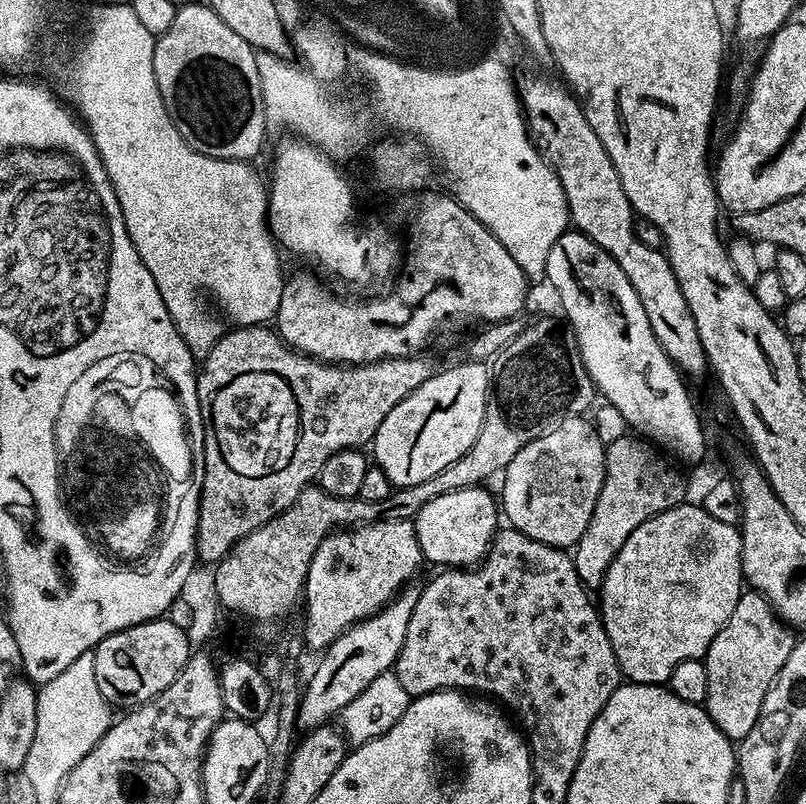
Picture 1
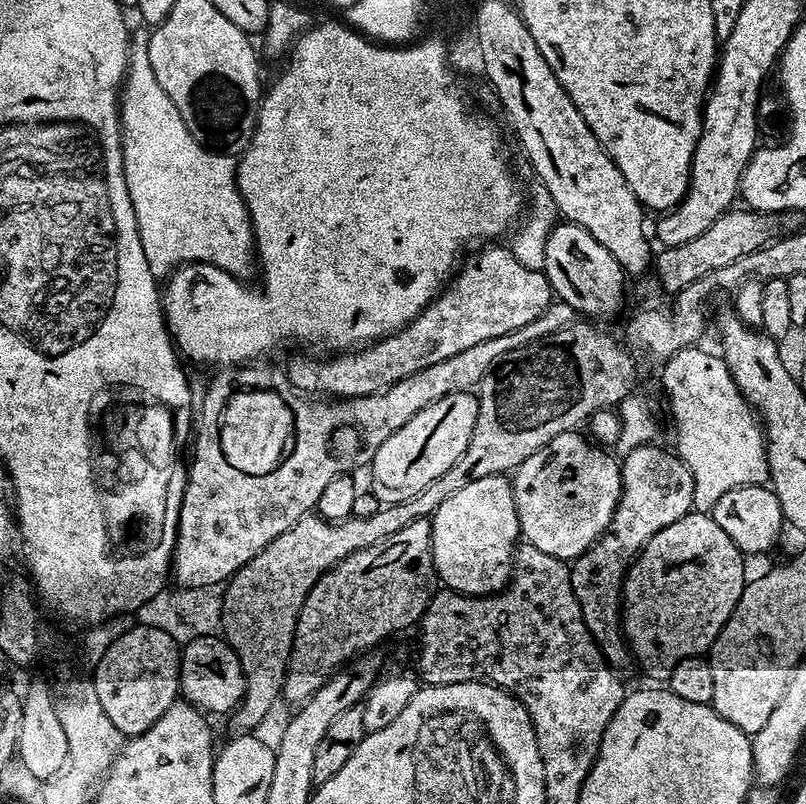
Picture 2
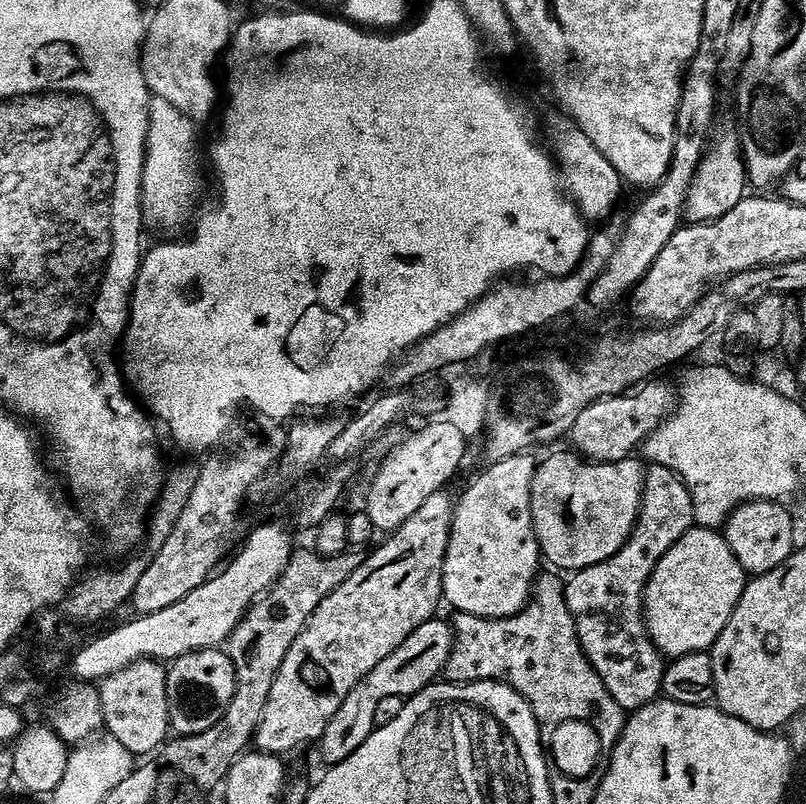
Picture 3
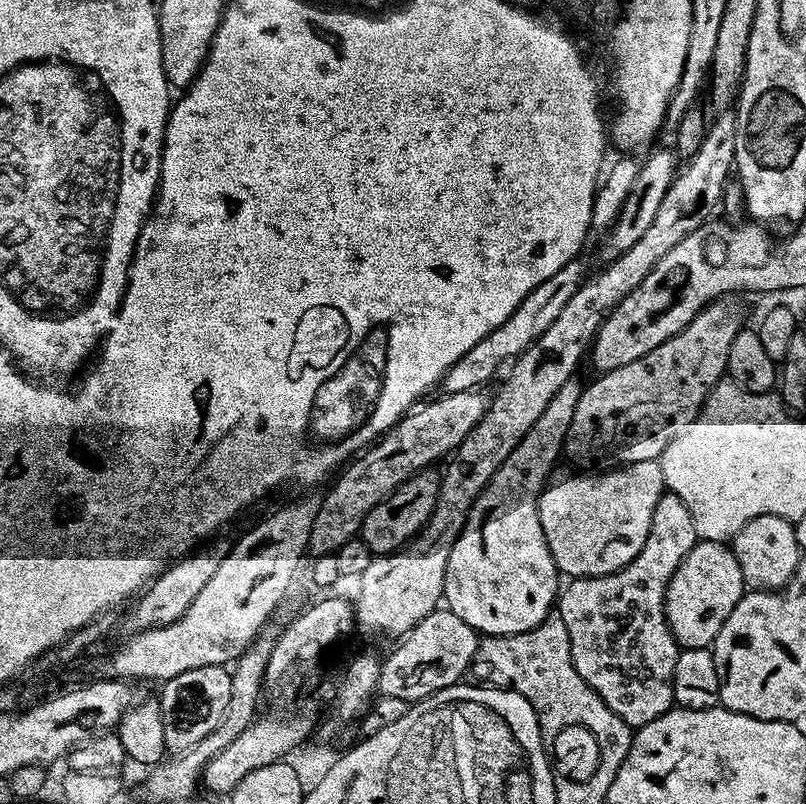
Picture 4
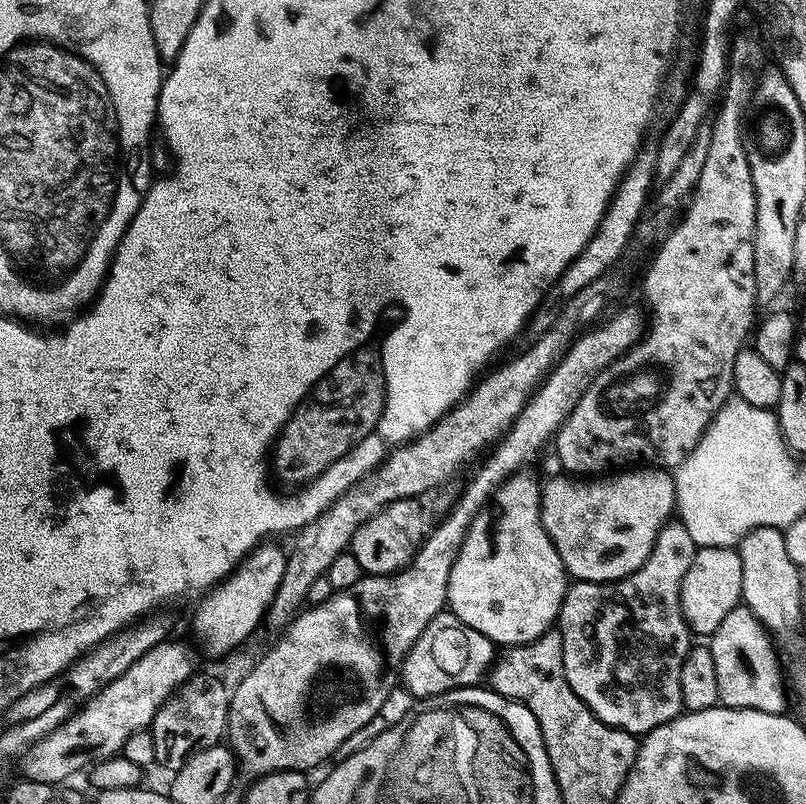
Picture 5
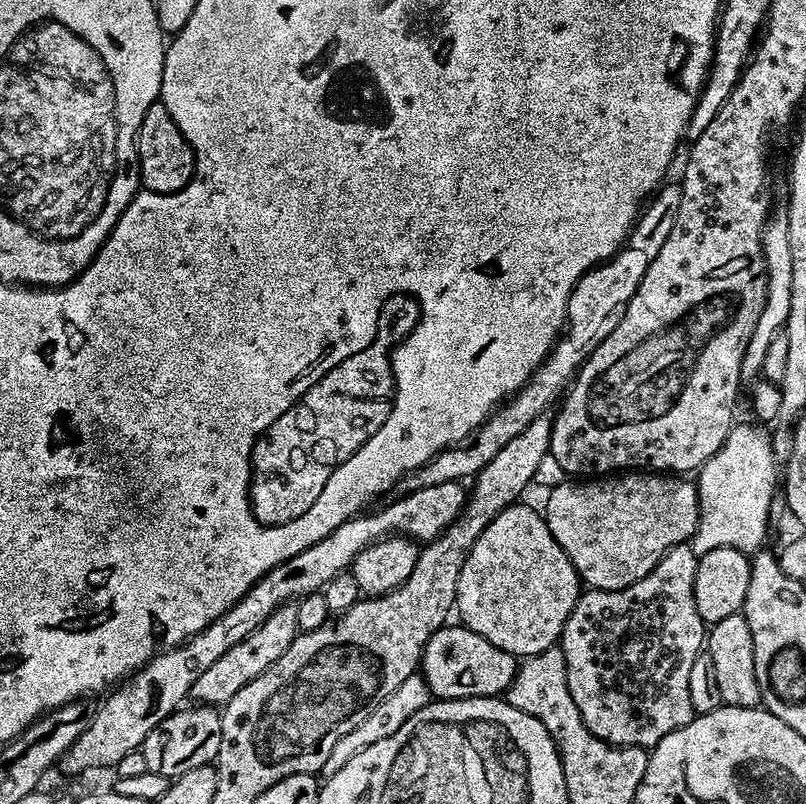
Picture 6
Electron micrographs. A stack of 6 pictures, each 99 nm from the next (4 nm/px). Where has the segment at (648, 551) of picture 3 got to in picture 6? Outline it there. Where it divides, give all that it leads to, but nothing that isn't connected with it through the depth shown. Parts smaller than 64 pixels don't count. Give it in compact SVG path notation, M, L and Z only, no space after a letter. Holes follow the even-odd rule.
M691 543L674 546L638 582L618 590L581 591L570 618L566 618L558 646L566 658L566 678L582 722L607 744L651 749L666 734L686 726L694 715L690 706L690 669L706 644L706 625L694 602L696 551Z

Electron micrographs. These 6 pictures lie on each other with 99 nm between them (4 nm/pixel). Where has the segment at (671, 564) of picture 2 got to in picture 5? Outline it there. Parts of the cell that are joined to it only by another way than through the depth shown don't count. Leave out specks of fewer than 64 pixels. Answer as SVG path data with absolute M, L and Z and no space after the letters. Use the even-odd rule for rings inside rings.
M702 548L696 553L696 561L686 572L686 578L682 584L682 614L686 618L688 627L697 637L711 637L713 632L722 626L722 618L730 614L742 600L742 558L736 548Z

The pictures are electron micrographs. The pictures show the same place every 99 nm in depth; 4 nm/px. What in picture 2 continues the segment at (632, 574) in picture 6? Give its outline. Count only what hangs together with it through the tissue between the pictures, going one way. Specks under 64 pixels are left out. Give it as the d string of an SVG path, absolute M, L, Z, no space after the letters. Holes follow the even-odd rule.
M573 430L558 434L558 438L550 438L542 450L534 450L526 462L522 462L511 473L514 506L518 510L521 537L527 543L538 546L546 554L554 554L554 558L569 562L581 556L591 544L608 528L610 518L620 497L620 466L612 464L611 451L593 442L587 435Z

